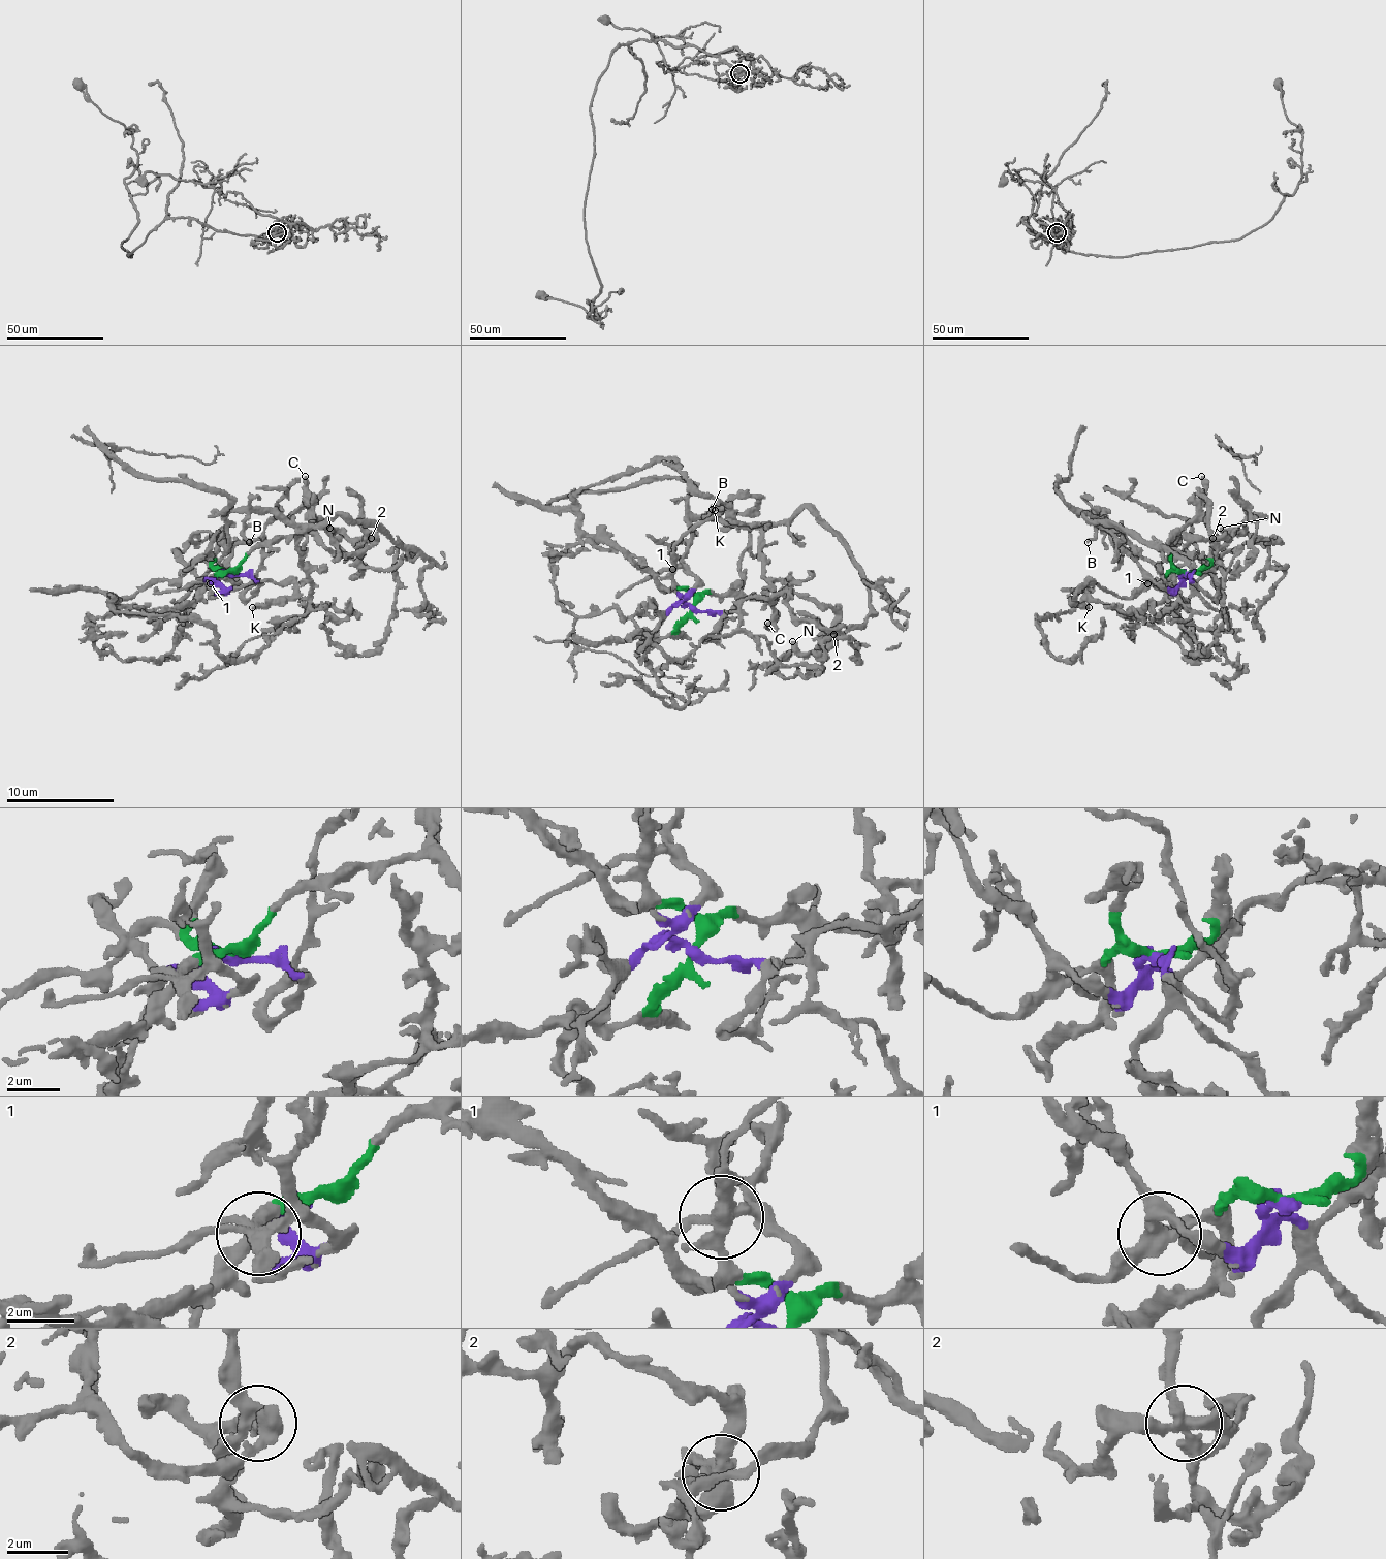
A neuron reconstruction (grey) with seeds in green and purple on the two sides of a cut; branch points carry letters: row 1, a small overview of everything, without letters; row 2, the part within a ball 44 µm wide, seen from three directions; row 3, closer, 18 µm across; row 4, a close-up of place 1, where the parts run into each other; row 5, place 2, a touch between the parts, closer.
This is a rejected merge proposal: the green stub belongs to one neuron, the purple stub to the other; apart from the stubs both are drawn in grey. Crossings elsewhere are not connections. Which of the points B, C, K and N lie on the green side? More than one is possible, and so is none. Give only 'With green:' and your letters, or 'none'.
With green: C, K, N

